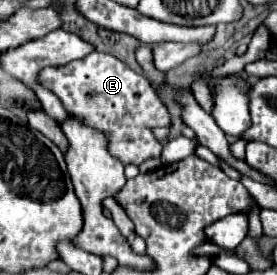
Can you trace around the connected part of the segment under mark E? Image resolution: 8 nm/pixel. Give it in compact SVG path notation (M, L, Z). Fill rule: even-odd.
M93 51L85 59L41 69L37 83L59 97L67 115L79 117L85 125L105 133L109 153L123 165L141 165L147 159L161 157L163 145L153 137L151 129L169 127L171 115L149 81L121 59Z

